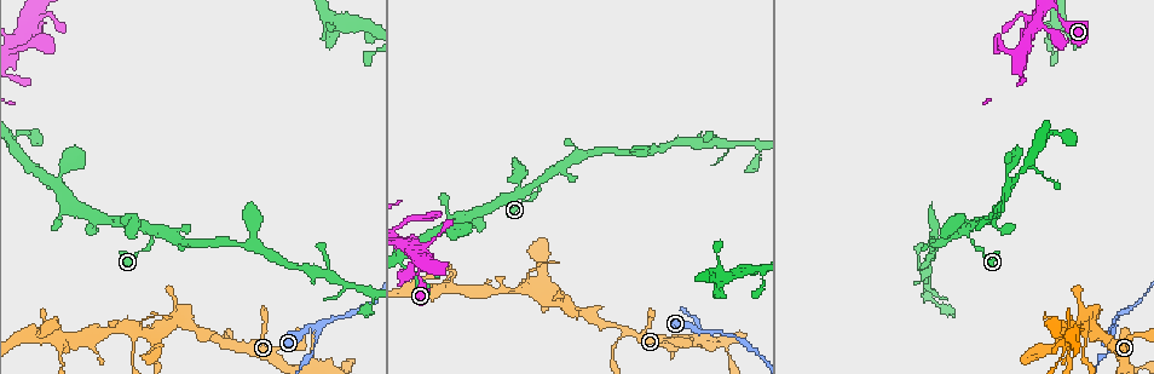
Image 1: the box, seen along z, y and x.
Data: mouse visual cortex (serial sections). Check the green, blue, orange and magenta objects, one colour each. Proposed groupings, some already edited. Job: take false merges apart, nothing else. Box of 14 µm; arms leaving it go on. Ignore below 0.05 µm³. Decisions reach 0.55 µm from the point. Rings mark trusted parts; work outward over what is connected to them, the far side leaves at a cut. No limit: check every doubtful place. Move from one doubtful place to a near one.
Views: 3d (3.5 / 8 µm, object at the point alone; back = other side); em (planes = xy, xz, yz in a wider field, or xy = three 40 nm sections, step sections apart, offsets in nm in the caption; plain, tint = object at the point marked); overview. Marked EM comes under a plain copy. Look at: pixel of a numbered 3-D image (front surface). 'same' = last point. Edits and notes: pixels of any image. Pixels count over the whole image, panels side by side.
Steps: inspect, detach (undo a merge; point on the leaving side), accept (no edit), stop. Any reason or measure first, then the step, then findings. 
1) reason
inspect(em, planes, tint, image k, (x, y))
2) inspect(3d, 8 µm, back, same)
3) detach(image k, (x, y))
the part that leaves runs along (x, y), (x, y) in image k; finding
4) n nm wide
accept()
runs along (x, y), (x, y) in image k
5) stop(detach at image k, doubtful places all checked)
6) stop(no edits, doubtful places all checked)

small branch off a trunk
inspect(3d, 3.5 µm, image 1, (537, 292))

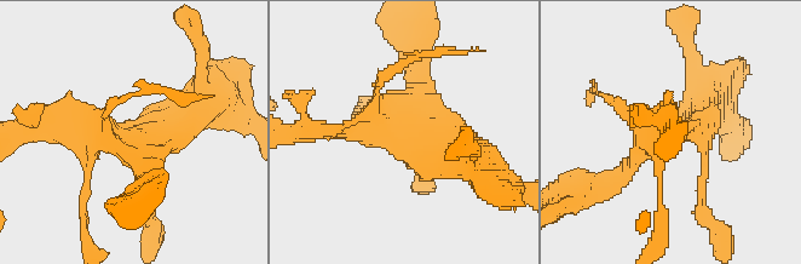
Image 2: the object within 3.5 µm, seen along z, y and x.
inspect(em, xy, step 5, tint, image 2, (131, 131))

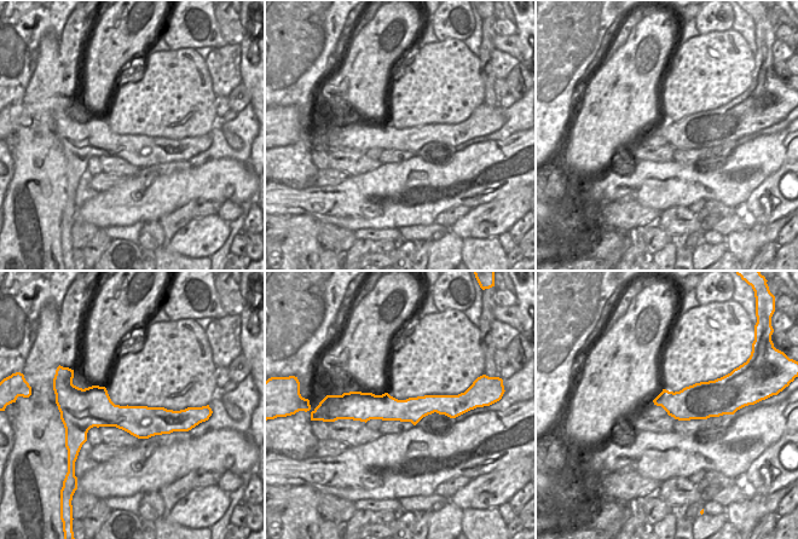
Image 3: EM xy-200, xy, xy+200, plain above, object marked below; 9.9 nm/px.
accept()
runs along (474, 159), (329, 131) in image 2; all the same cell

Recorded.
two arms in line, one across
inspect(em, xy, step 1, tint, image 1, (510, 289))

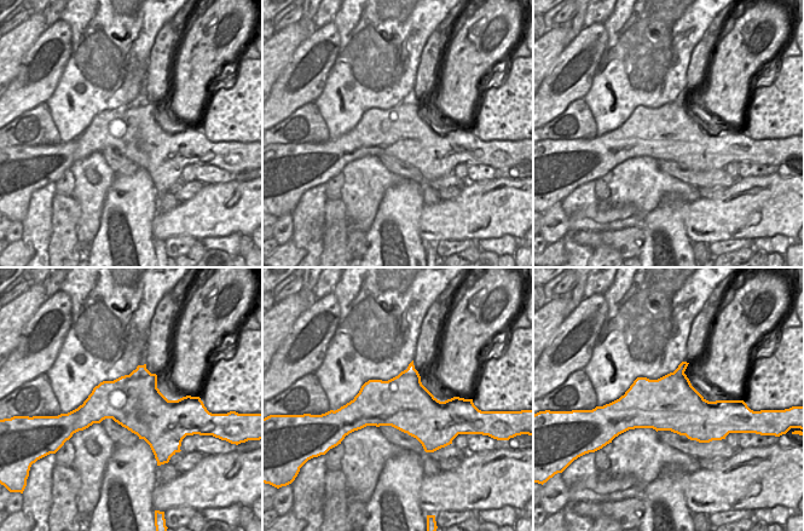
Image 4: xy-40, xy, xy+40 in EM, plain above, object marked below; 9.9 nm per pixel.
see where the arms go
inspect(3d, 3.5 µm, same)

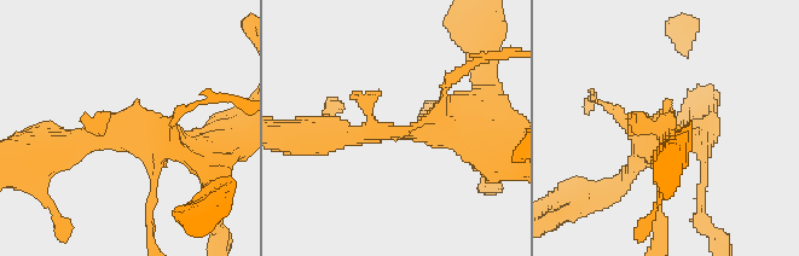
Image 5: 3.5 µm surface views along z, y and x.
550 nm wide
accept()
runs along (474, 149), (445, 127), (325, 129) in image 5; one cell here

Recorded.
sudden change in width
inspect(3d, 8 µm, image 1, (1114, 326))

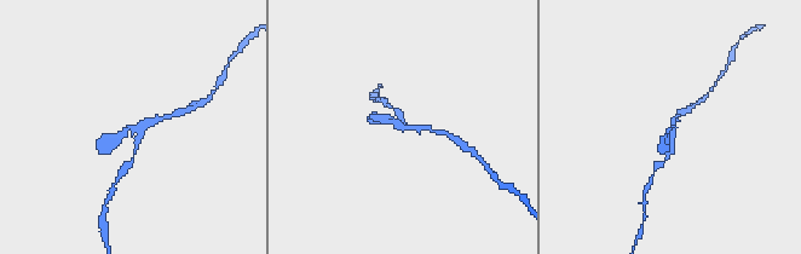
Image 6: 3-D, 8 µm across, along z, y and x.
inspect(3d, 3.5 µm, image 6, (672, 126))

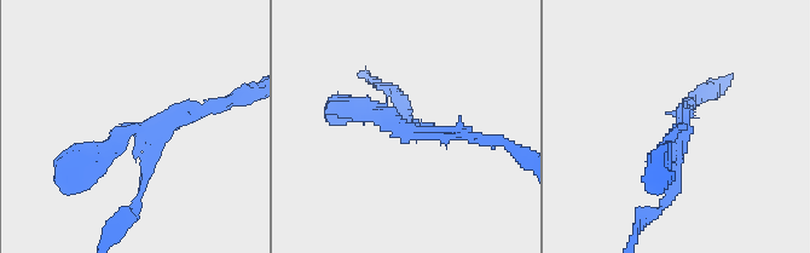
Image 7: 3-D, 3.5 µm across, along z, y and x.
3 arms; arms of 150, 150, 250 nm
inspect(em, xy, step 3, tint, image 7, (680, 128))

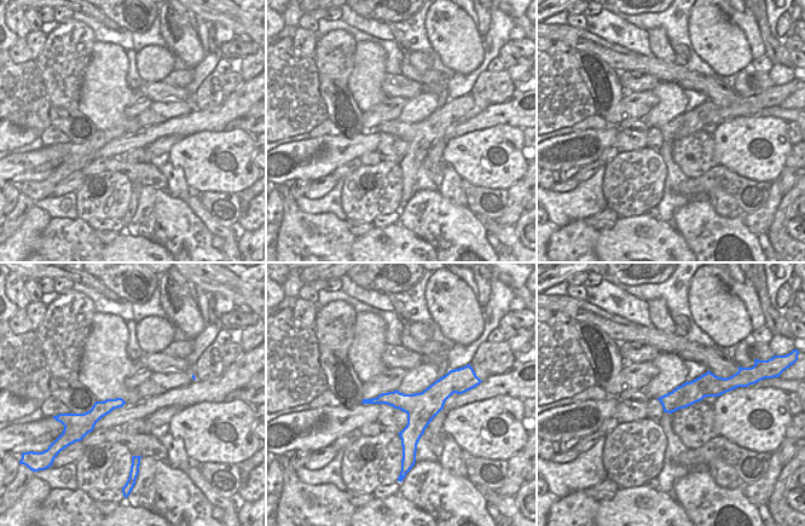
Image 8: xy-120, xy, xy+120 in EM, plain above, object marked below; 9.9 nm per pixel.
accept()
runs along (449, 376), (420, 411), (409, 450) in image 8; one cell here

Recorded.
stop(no edits, doubtful places all checked)

